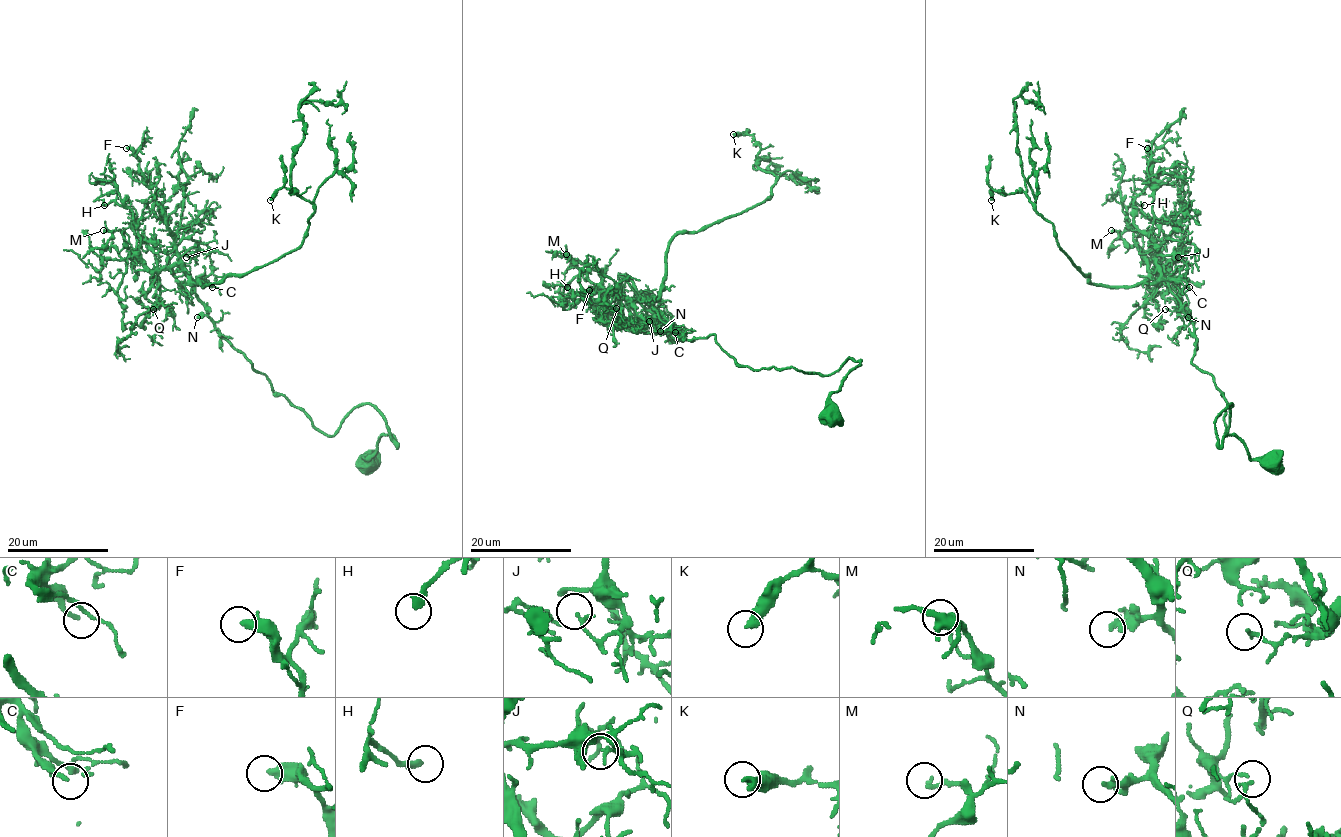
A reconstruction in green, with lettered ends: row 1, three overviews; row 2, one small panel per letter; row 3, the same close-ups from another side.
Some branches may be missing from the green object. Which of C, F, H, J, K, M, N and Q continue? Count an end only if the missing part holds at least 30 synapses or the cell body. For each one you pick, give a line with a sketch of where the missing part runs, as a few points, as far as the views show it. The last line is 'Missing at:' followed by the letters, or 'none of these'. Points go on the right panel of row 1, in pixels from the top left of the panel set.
C: course (1189, 287), (1194, 307)
H: course (1144, 205), (1149, 206), (1145, 201), (1141, 212), (1145, 222)
Missing at: C, H

